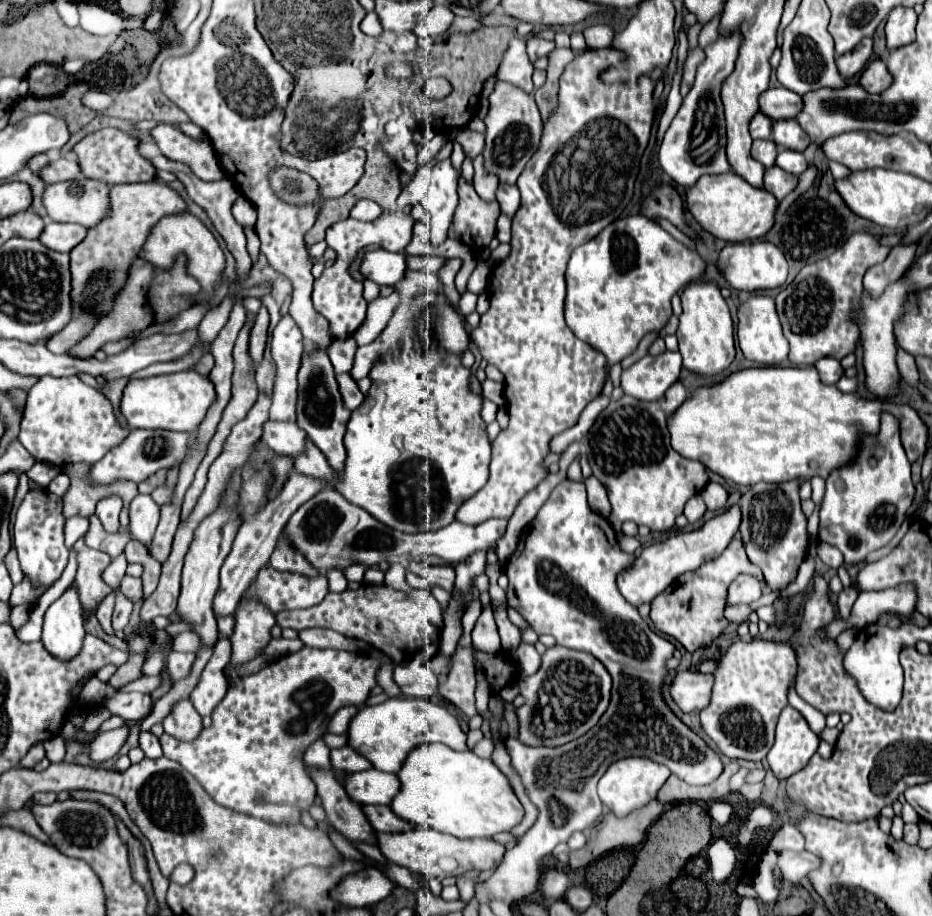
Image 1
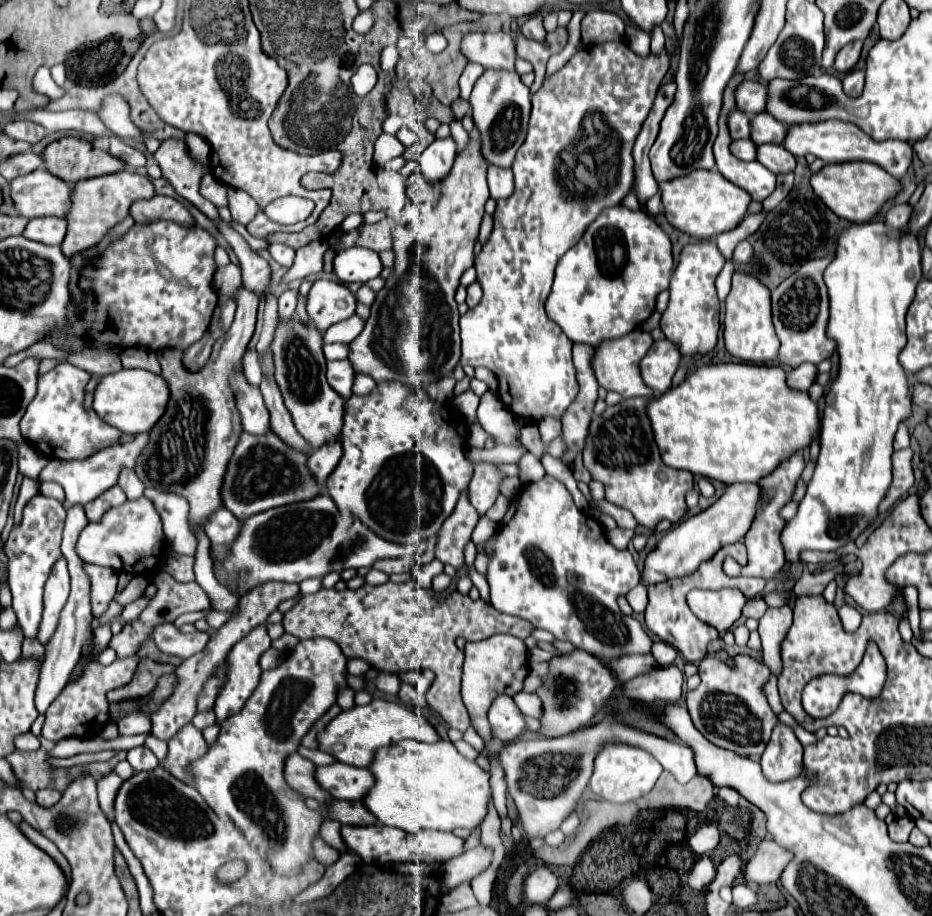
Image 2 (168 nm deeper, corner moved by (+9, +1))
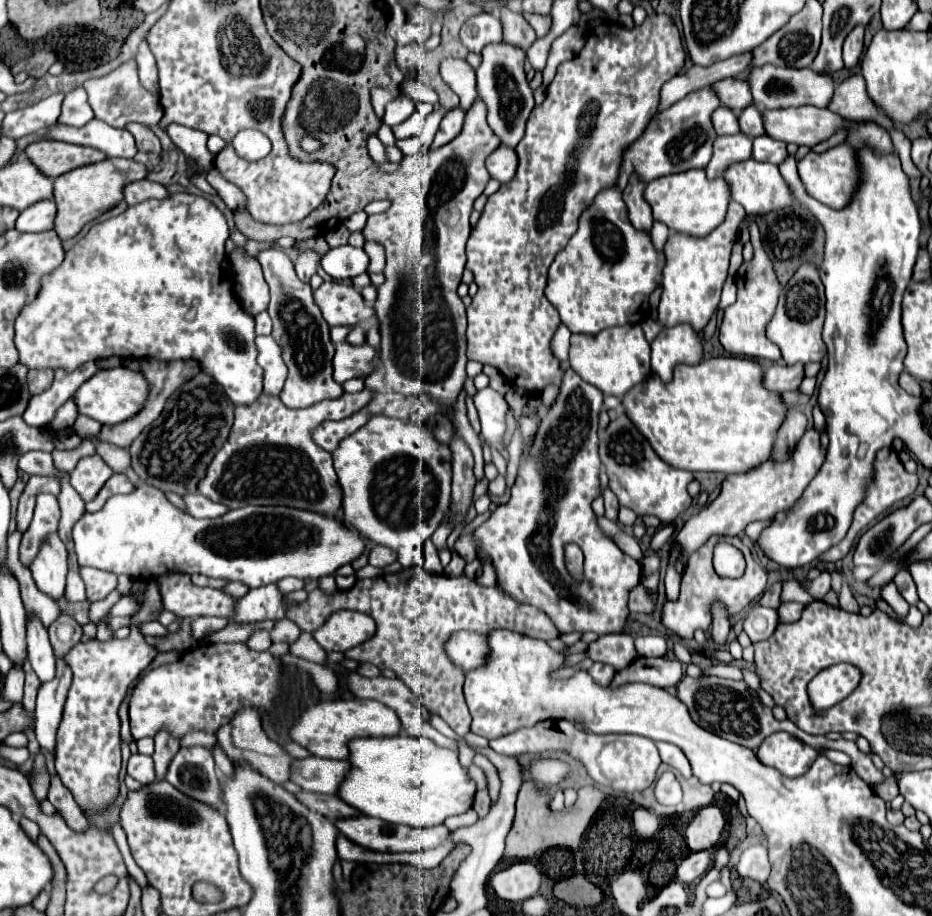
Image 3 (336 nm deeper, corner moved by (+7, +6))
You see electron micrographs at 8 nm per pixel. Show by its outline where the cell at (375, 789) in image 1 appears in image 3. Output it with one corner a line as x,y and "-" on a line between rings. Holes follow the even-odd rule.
306,757
292,763
292,781
304,791
314,793
338,793
342,781
348,775
348,761
324,759
324,757

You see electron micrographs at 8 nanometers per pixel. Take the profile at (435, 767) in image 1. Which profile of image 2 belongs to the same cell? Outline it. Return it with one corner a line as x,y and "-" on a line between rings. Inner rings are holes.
400,740
390,746
382,746
374,752
374,760
368,766
374,776
374,786
368,790
362,804
378,818
380,824
400,828
416,834
418,830
444,830
468,828
482,824
490,800
488,772
476,762
466,760
452,742
424,744
416,740

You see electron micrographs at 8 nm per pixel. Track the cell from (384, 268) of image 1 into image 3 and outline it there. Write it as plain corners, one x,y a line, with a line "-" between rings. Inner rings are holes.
352,245
330,249
322,257
322,269
334,279
352,279
360,273
366,273
368,265
370,265
370,259
364,253
364,249
352,247

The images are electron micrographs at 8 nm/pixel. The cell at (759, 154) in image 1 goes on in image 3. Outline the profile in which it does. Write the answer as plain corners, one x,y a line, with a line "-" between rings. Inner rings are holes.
744,133
732,137
716,137
712,161
706,165
708,177
722,177
724,169
732,163
746,161
752,157
752,139

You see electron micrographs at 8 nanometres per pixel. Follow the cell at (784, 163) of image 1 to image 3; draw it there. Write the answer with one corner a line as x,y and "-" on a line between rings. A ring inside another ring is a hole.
768,135
756,137
756,139
754,139
752,157
754,157
756,161
766,161
766,163
772,163
772,165
780,165
780,163
788,157
786,143
776,141
776,139
768,137

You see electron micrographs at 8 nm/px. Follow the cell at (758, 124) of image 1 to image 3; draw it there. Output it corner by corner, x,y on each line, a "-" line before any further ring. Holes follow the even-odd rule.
720,107
716,109
716,113
712,115
712,123
714,123
714,129
718,135
736,135
740,133
740,123
738,123
738,117
732,109
728,107

